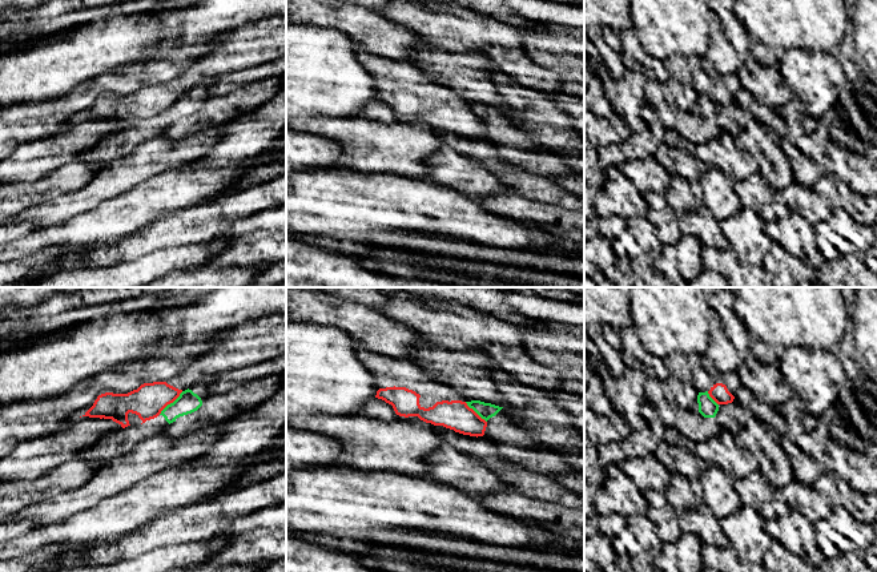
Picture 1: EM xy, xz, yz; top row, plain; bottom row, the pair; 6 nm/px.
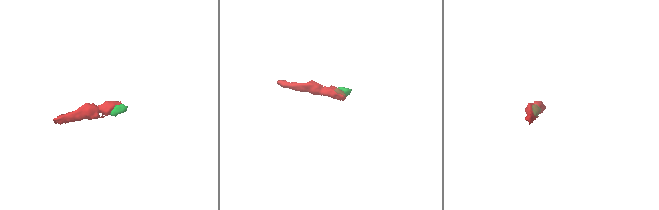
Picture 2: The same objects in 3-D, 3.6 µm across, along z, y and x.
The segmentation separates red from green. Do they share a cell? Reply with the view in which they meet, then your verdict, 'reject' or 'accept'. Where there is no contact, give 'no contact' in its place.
xy | reject

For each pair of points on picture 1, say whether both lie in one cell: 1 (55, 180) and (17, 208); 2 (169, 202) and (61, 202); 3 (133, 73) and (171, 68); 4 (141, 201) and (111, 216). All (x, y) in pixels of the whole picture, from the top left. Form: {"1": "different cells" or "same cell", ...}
{"1": "same cell", "2": "different cells", "3": "same cell", "4": "same cell"}

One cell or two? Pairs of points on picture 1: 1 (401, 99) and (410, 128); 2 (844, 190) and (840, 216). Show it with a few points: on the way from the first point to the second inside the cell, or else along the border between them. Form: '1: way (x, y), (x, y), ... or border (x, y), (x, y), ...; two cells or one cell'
1: border (405, 119), (418, 119), (431, 127); two cells
2: border (841, 206), (832, 212); two cells

